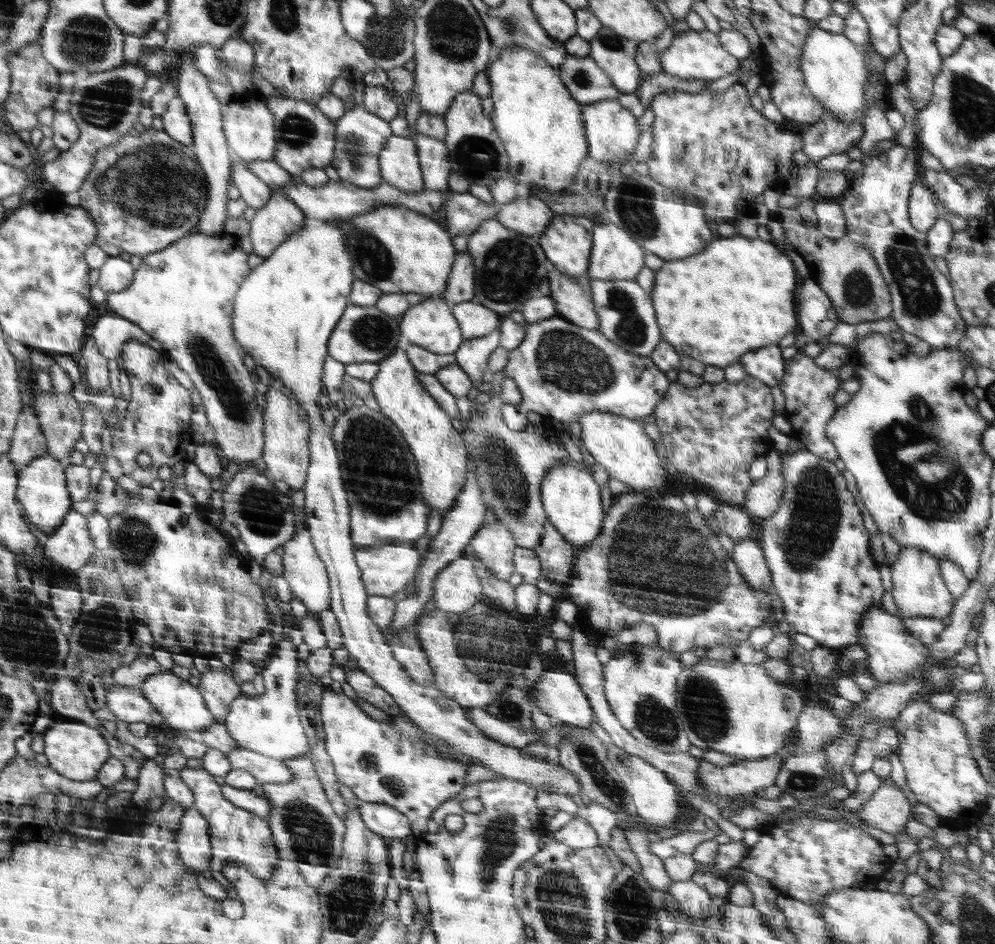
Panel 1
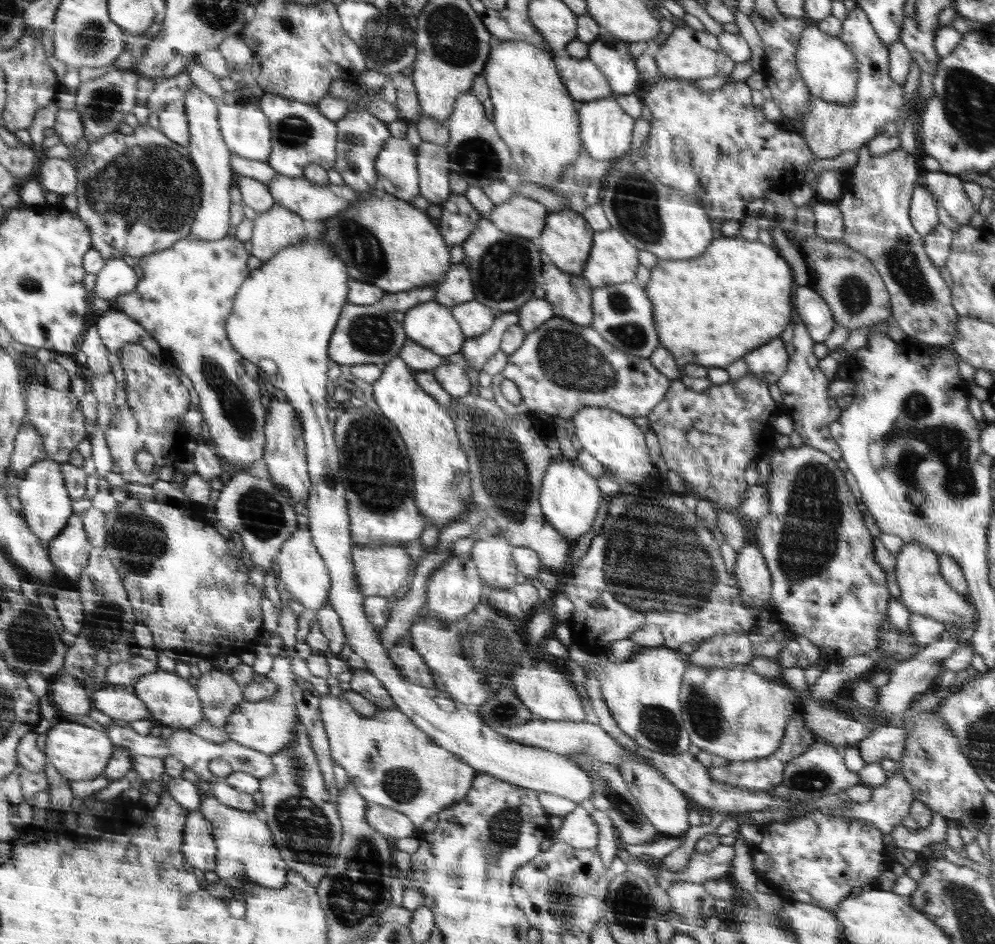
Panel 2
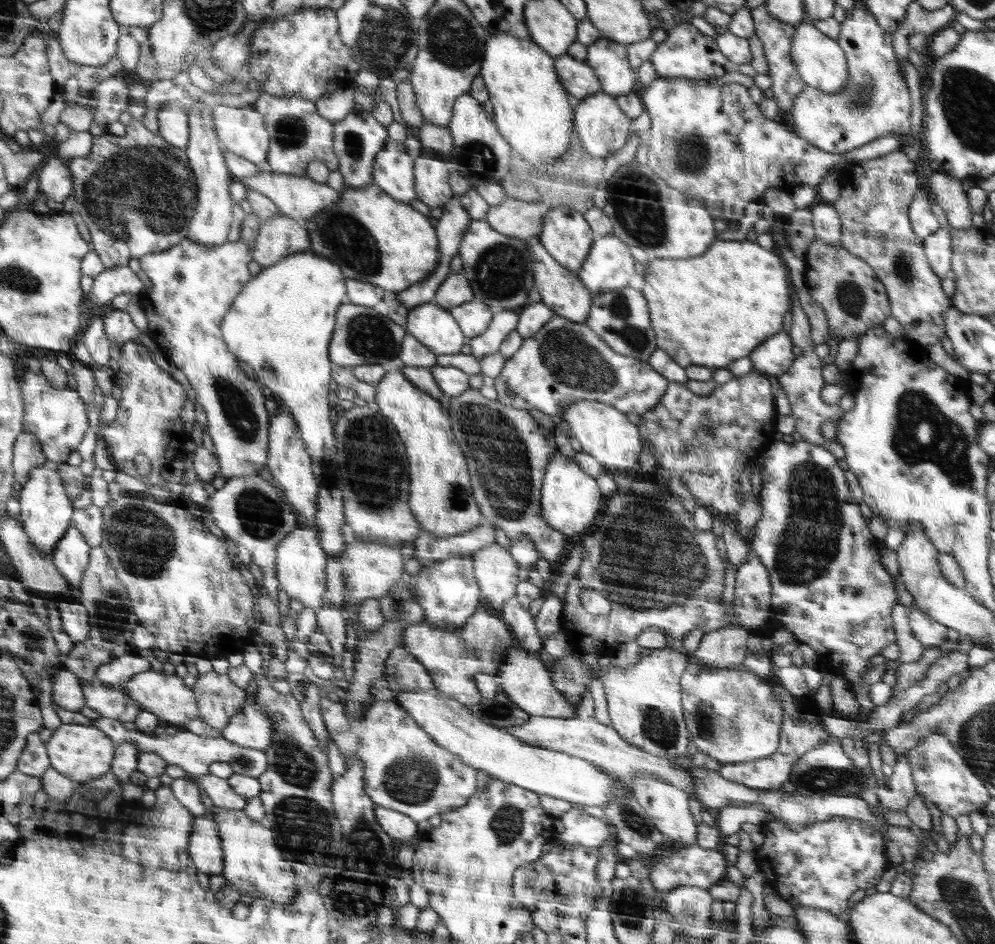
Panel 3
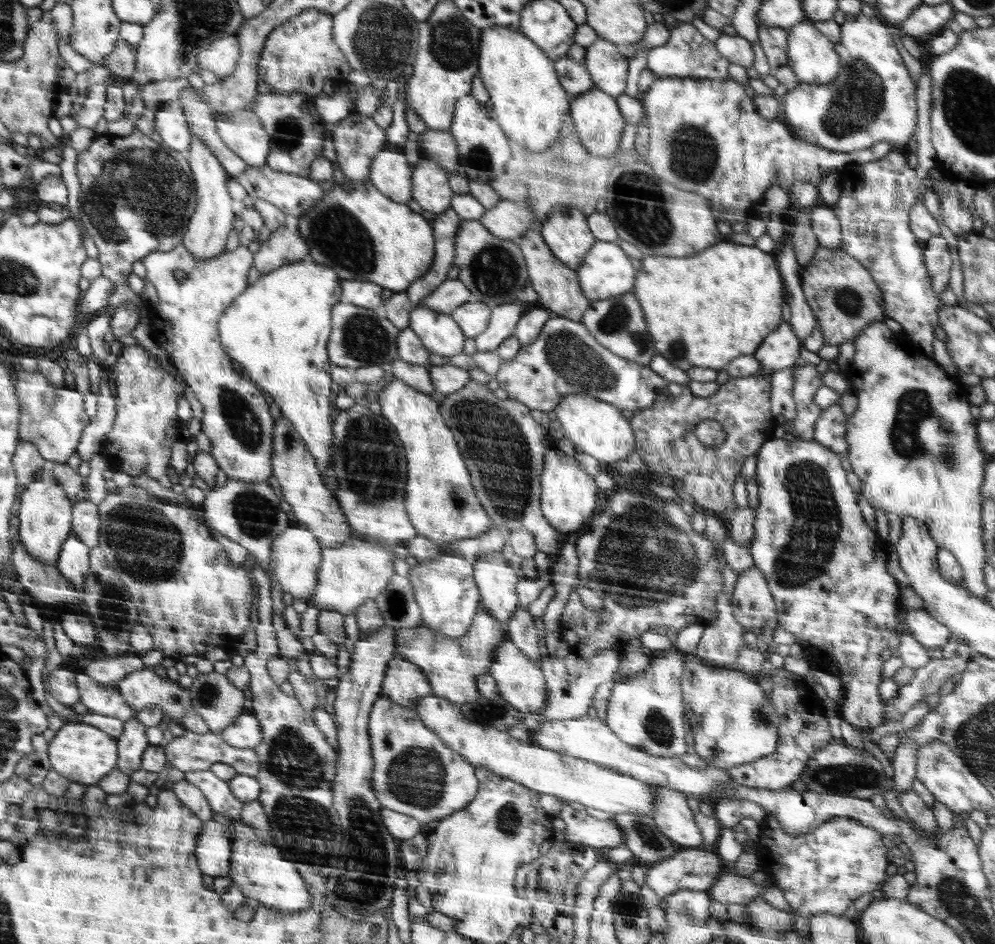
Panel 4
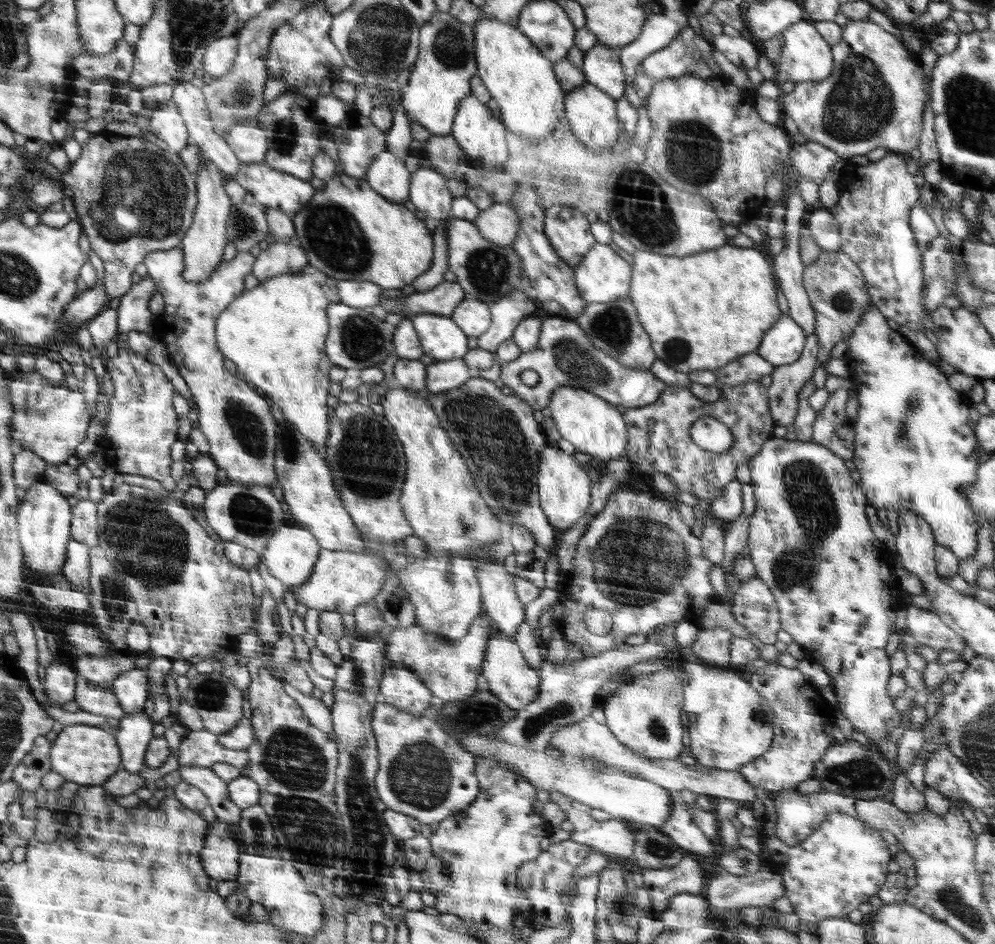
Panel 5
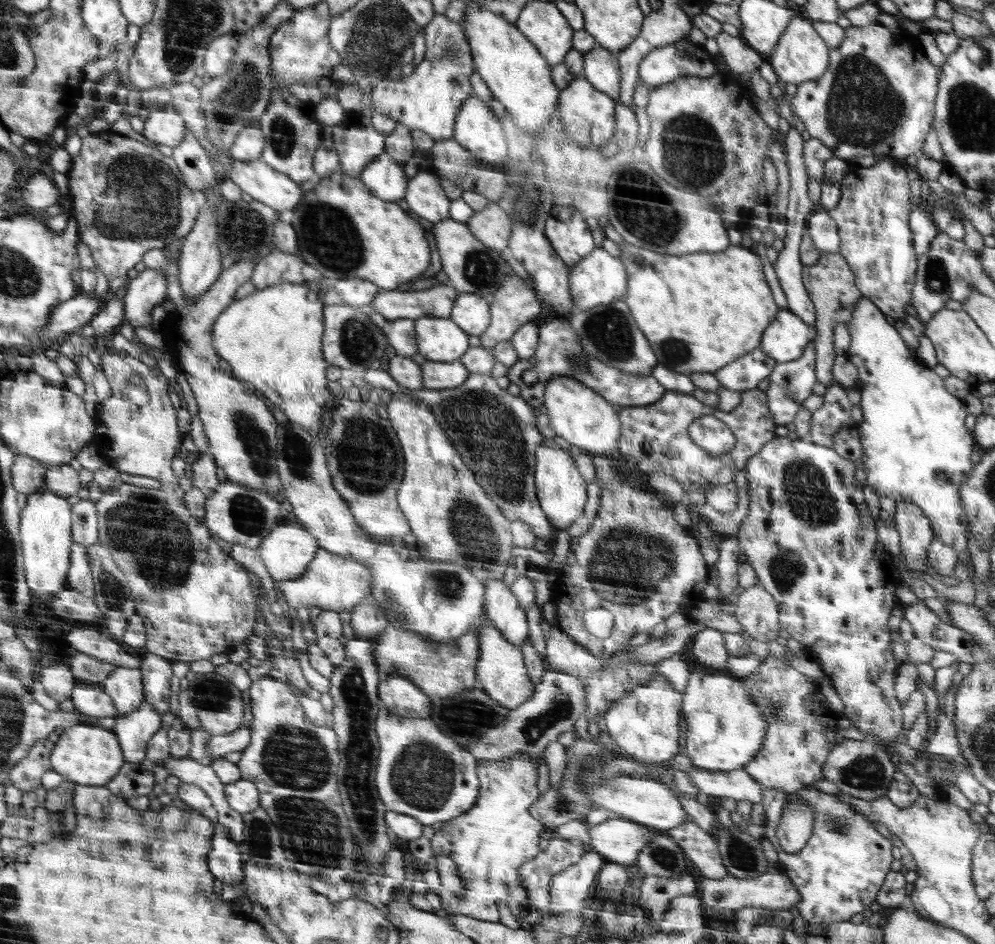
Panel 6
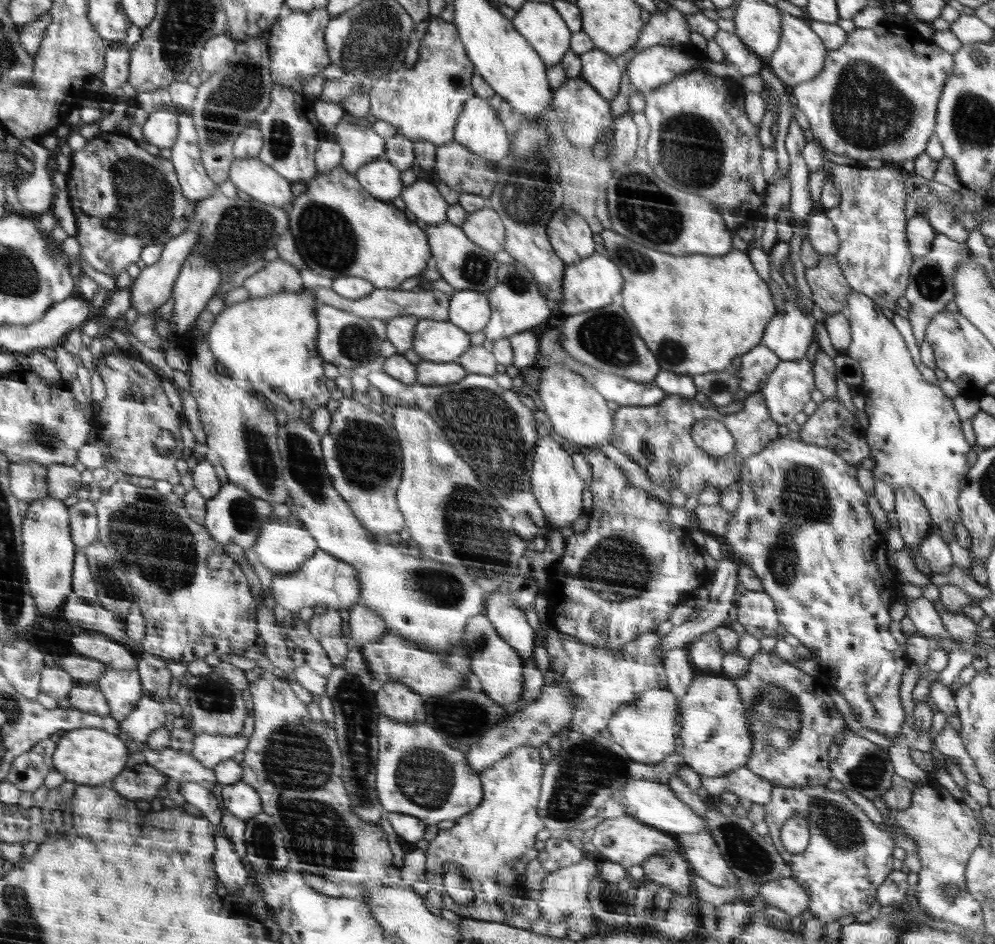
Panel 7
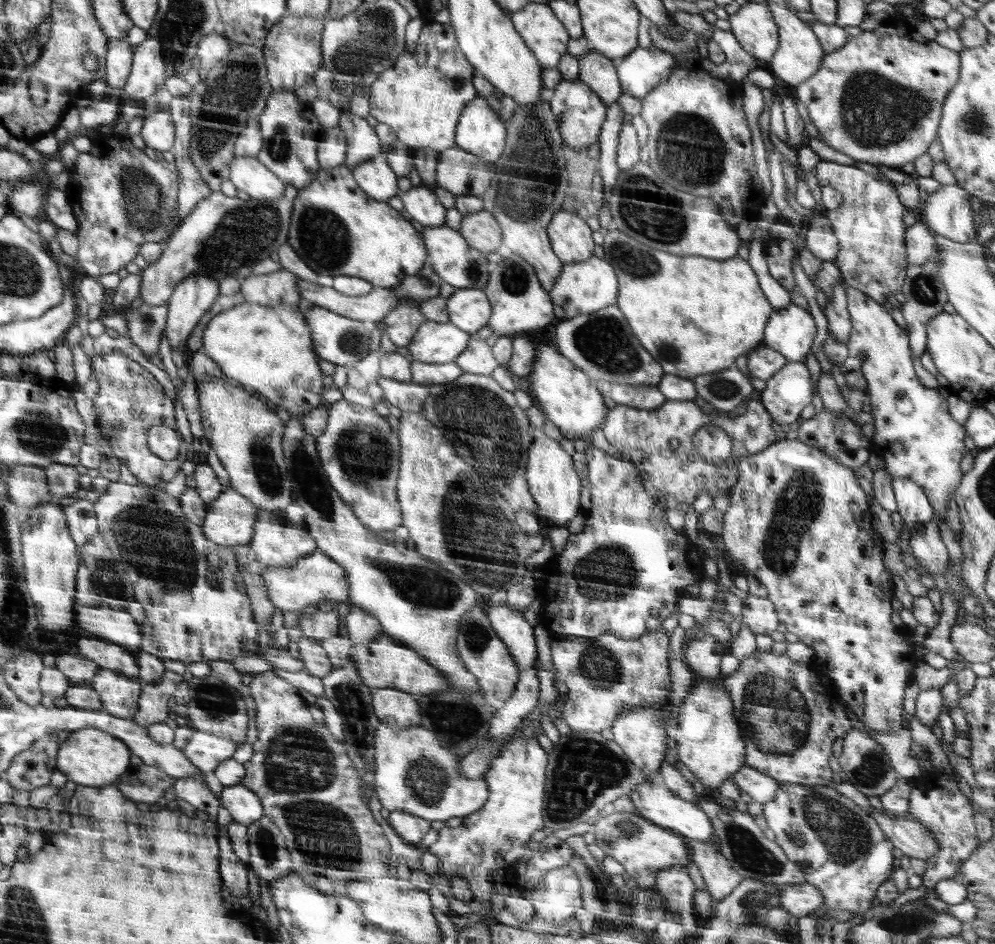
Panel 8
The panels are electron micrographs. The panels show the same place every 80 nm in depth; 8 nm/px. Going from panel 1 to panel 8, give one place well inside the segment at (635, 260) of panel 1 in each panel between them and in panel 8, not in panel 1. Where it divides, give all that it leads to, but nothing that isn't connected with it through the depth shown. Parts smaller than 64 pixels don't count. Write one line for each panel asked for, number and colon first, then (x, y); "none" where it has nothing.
2: (614, 259)
3: (610, 266)
4: (606, 271)
5: (602, 276)
6: (599, 279)
7: (597, 281)
8: (591, 285)

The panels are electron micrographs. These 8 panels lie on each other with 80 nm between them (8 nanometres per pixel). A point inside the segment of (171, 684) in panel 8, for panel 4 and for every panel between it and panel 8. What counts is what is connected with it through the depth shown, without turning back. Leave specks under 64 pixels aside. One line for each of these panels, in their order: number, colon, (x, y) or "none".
4: (132, 742)
5: (134, 733)
6: (134, 731)
7: (149, 715)

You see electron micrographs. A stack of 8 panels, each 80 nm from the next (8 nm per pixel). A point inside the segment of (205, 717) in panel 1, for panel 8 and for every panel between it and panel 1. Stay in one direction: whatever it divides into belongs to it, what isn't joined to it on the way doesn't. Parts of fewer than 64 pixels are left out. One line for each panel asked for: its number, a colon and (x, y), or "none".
2: (173, 701)
3: (167, 697)
4: (143, 689)
5: (132, 690)
6: (125, 687)
7: (123, 689)
8: (120, 694)

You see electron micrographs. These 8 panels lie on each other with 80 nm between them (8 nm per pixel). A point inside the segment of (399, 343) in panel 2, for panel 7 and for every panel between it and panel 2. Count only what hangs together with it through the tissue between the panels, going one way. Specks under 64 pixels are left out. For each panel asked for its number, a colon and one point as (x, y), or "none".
3: (361, 336)
4: (358, 338)
5: (356, 339)
6: (350, 338)
7: (344, 339)

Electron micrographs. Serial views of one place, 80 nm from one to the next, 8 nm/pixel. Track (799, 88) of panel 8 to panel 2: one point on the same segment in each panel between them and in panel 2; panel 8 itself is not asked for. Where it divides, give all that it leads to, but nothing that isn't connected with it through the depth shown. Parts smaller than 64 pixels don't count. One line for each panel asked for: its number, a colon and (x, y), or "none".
2: (829, 129)
3: (875, 102)
4: (873, 99)
5: (875, 96)
6: (877, 97)
7: (876, 97)

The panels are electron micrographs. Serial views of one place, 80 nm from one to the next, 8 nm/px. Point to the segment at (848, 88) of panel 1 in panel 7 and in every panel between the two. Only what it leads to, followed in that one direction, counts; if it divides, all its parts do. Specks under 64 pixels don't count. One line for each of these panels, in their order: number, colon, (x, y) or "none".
2: (828, 70)
3: (819, 61)
4: (811, 56)
5: (806, 55)
6: (800, 55)
7: (800, 55)

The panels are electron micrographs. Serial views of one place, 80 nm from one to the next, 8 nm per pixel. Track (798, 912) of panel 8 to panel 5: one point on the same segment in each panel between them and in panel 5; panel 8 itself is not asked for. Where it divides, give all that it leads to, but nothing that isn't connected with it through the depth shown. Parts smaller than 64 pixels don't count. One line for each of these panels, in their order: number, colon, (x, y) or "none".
5: (725, 890)
6: (772, 890)
7: (785, 893)

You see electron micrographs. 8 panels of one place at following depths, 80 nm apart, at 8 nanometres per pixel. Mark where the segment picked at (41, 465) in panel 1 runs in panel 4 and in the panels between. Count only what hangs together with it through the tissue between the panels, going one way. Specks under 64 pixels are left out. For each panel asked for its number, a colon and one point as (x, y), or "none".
2: (44, 501)
3: (46, 510)
4: (44, 517)

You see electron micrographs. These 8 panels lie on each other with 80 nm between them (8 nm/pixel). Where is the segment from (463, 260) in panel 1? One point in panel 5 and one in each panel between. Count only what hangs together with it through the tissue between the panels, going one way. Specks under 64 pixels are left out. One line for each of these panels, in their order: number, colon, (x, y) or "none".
2: (456, 288)
3: (455, 290)
4: (450, 294)
5: (442, 299)

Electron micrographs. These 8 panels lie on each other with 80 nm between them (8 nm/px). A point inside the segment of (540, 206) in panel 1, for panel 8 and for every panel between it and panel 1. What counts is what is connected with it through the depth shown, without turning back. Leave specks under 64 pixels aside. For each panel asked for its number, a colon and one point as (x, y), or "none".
2: (522, 216)
3: (516, 218)
4: (508, 221)
5: (500, 223)
6: (492, 225)
7: (485, 227)
8: (482, 230)

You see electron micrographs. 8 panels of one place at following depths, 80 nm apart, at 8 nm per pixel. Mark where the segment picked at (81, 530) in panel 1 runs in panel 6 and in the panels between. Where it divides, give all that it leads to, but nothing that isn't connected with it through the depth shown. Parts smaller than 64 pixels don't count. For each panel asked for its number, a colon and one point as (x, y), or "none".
2: (69, 553)
3: (71, 557)
4: (74, 563)
5: (77, 568)
6: (80, 579)

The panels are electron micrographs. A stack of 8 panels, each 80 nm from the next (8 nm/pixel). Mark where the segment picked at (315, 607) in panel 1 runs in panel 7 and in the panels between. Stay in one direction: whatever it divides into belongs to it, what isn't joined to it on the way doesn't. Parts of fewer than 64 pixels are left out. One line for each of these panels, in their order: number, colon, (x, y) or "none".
2: (307, 579)
3: (301, 563)
4: (296, 558)
5: (291, 554)
6: (288, 550)
7: (284, 545)

